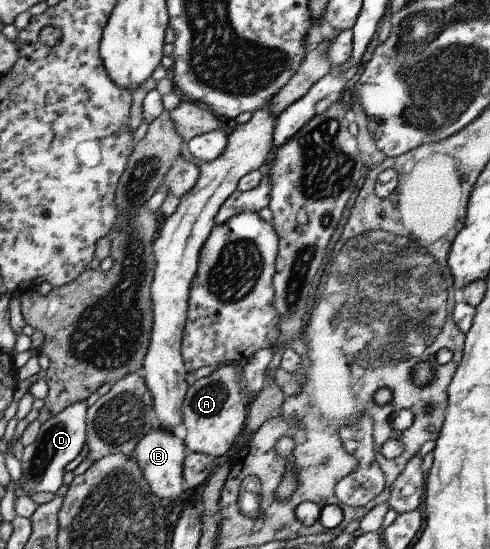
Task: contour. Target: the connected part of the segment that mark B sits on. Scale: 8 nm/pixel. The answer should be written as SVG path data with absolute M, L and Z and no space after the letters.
M158 426L140 440L133 456L150 491L160 501L170 506L174 504L176 498L183 499L189 492L183 482L184 446L183 440Z

